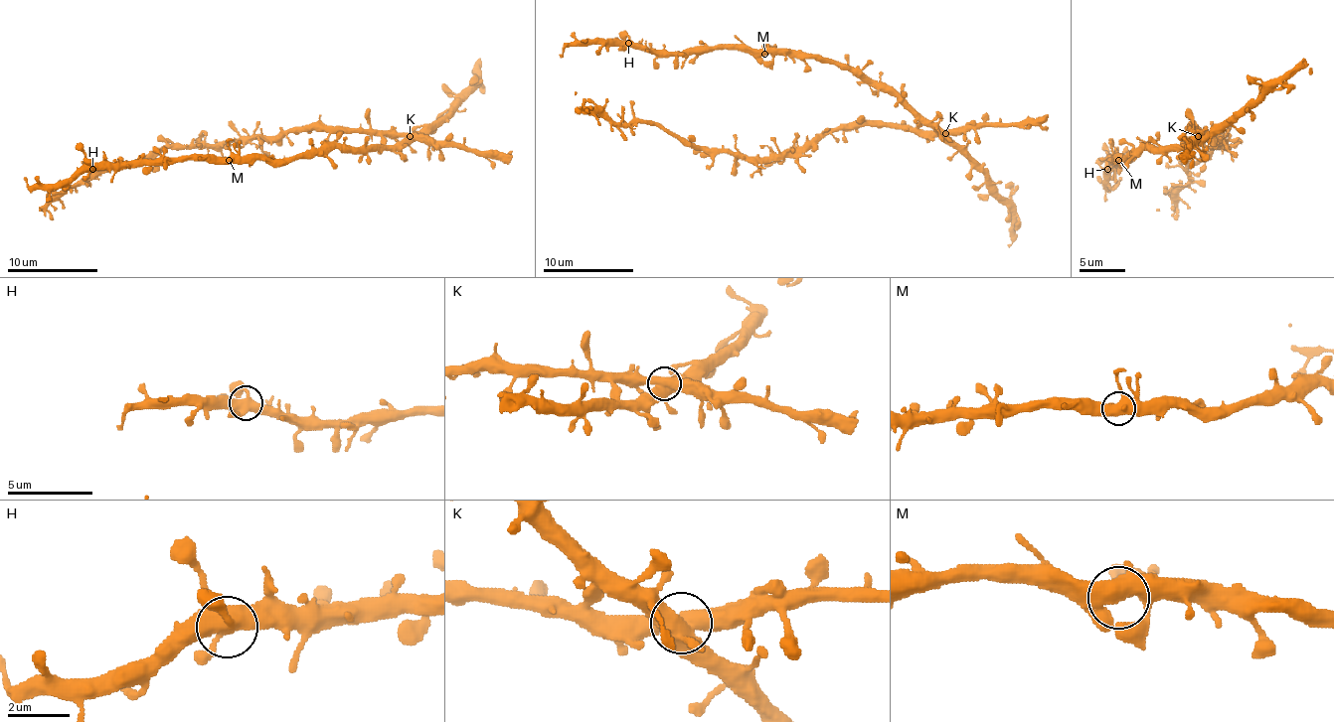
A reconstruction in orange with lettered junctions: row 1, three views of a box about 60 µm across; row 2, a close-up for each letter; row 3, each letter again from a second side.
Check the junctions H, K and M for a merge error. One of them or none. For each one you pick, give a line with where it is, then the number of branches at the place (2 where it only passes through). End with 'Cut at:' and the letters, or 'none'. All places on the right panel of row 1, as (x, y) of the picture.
Cut at: none

